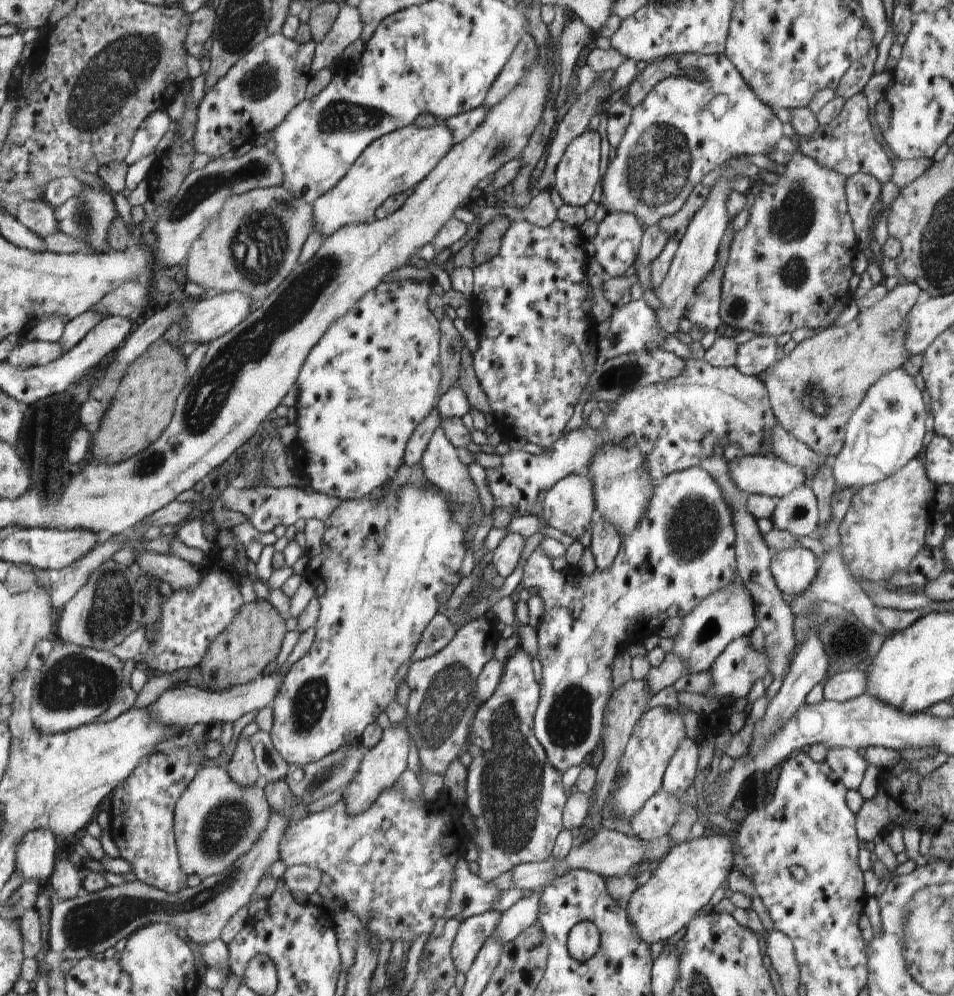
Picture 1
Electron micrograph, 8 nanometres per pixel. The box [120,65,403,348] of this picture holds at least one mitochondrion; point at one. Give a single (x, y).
(262, 234)

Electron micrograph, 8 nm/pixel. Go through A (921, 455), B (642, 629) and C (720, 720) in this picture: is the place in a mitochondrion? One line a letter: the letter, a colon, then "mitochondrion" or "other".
A: other
B: other
C: other

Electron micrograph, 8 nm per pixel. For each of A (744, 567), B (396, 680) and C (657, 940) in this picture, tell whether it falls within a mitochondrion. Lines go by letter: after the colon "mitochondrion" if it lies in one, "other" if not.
A: other
B: other
C: other

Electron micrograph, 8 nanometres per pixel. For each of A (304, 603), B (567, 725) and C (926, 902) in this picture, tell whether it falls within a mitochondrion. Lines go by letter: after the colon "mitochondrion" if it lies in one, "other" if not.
A: other
B: mitochondrion
C: mitochondrion

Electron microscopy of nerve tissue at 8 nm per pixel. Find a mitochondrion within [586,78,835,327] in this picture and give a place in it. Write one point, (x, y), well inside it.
(656, 161)

